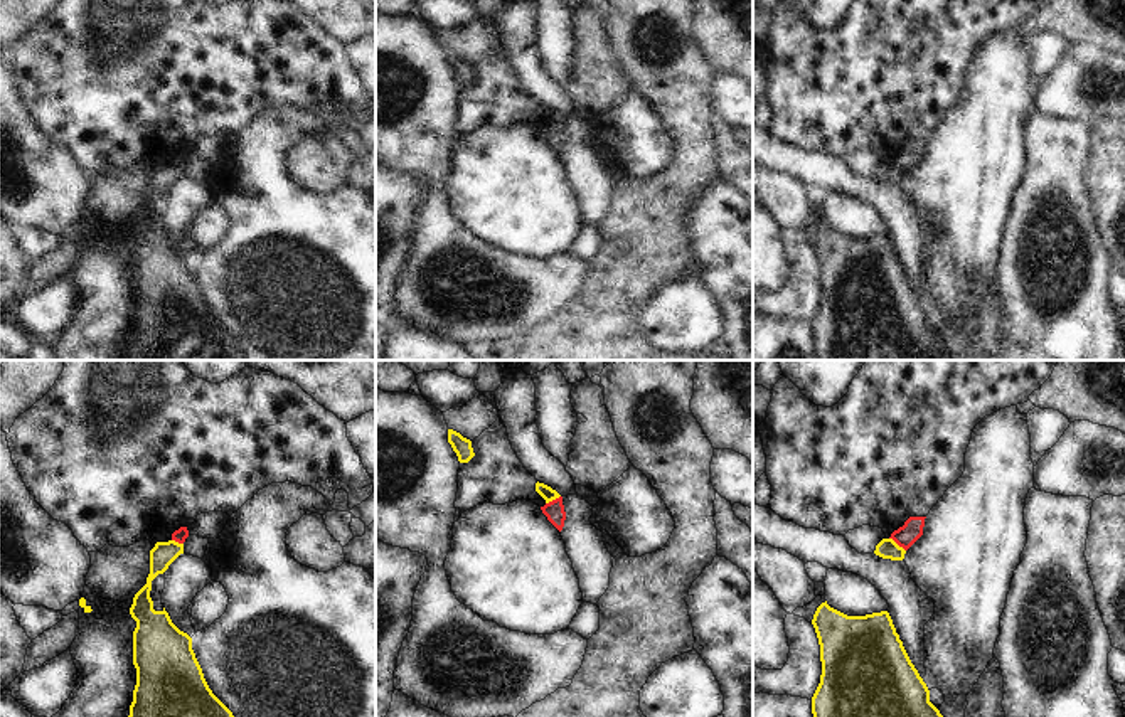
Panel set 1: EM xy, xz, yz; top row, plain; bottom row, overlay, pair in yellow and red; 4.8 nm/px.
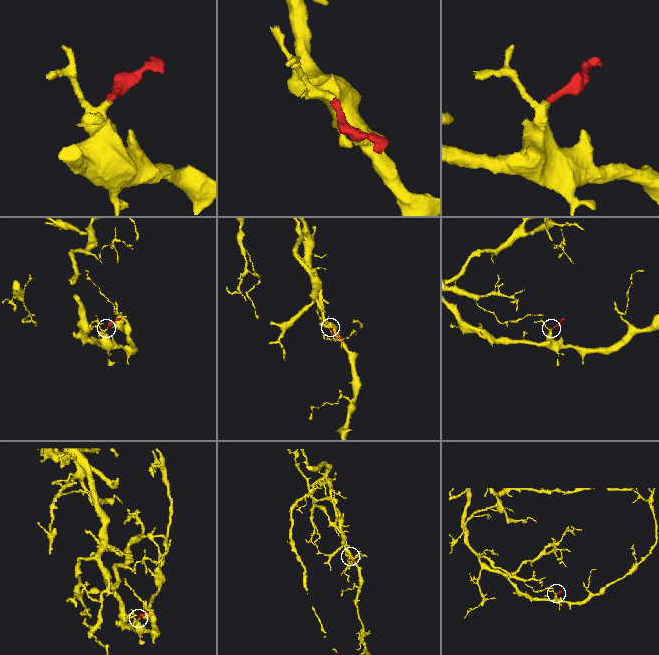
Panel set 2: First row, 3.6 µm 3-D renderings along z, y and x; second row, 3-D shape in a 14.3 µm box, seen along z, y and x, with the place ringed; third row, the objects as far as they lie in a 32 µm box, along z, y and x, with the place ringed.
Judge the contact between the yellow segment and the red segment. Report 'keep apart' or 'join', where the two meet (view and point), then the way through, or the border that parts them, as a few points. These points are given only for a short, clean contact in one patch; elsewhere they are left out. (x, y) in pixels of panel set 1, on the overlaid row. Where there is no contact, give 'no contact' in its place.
keep apart | yz (896, 544) | along yz (890, 537), (905, 551)

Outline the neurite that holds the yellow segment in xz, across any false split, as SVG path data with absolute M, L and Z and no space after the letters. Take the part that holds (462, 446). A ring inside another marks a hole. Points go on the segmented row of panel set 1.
M448 429L448 443L456 453L460 463L468 463L475 456L472 441L453 429Z

